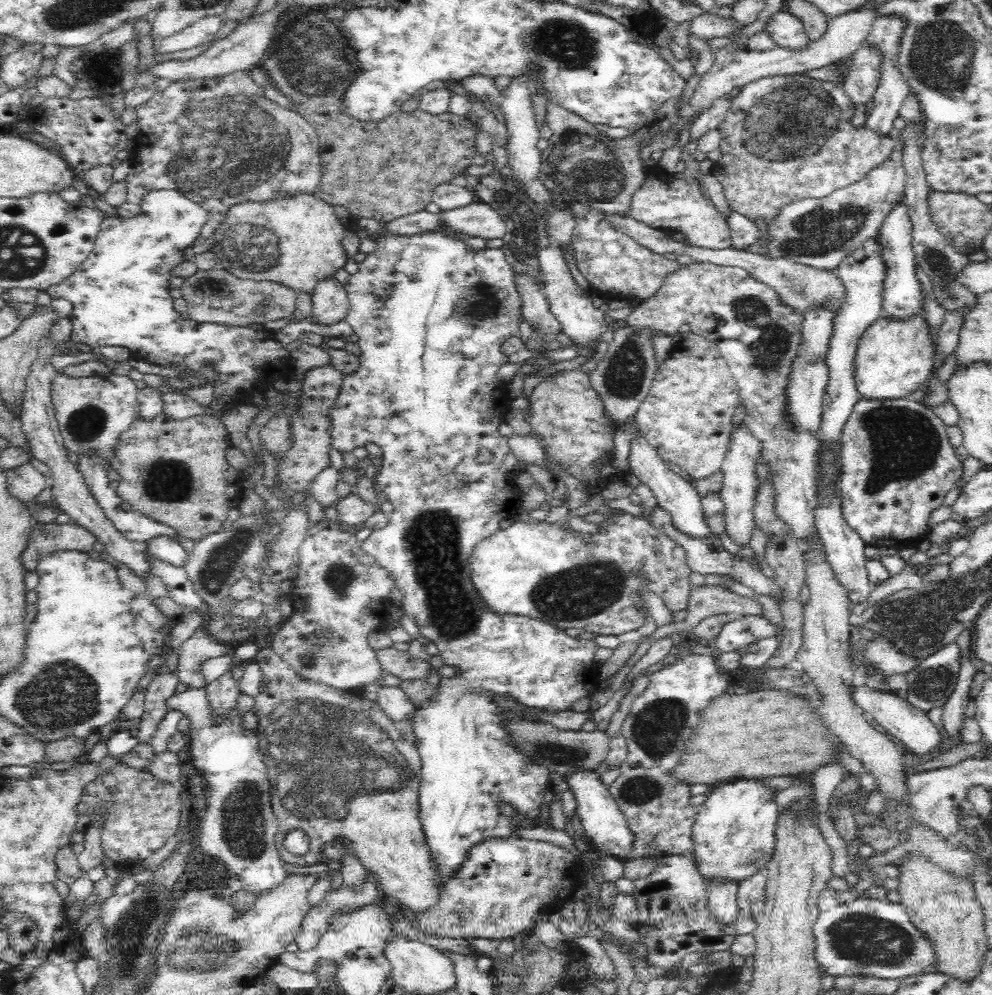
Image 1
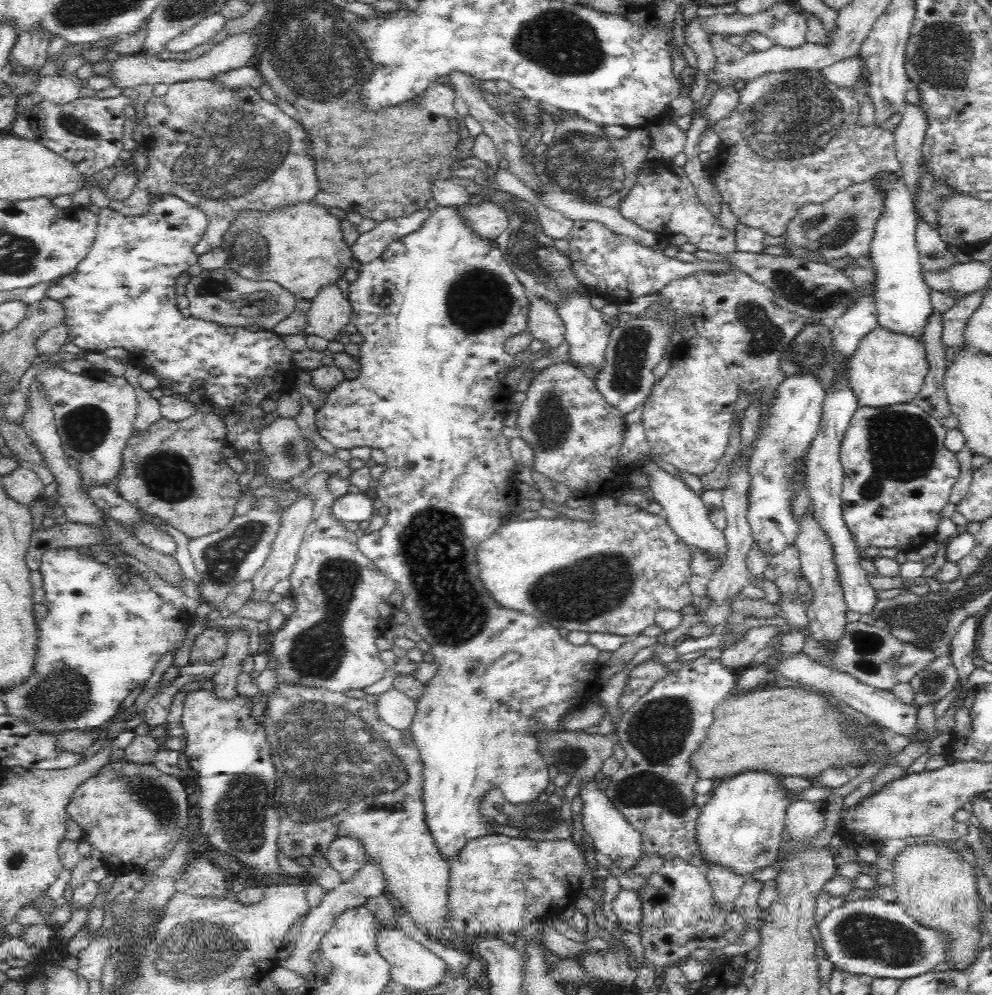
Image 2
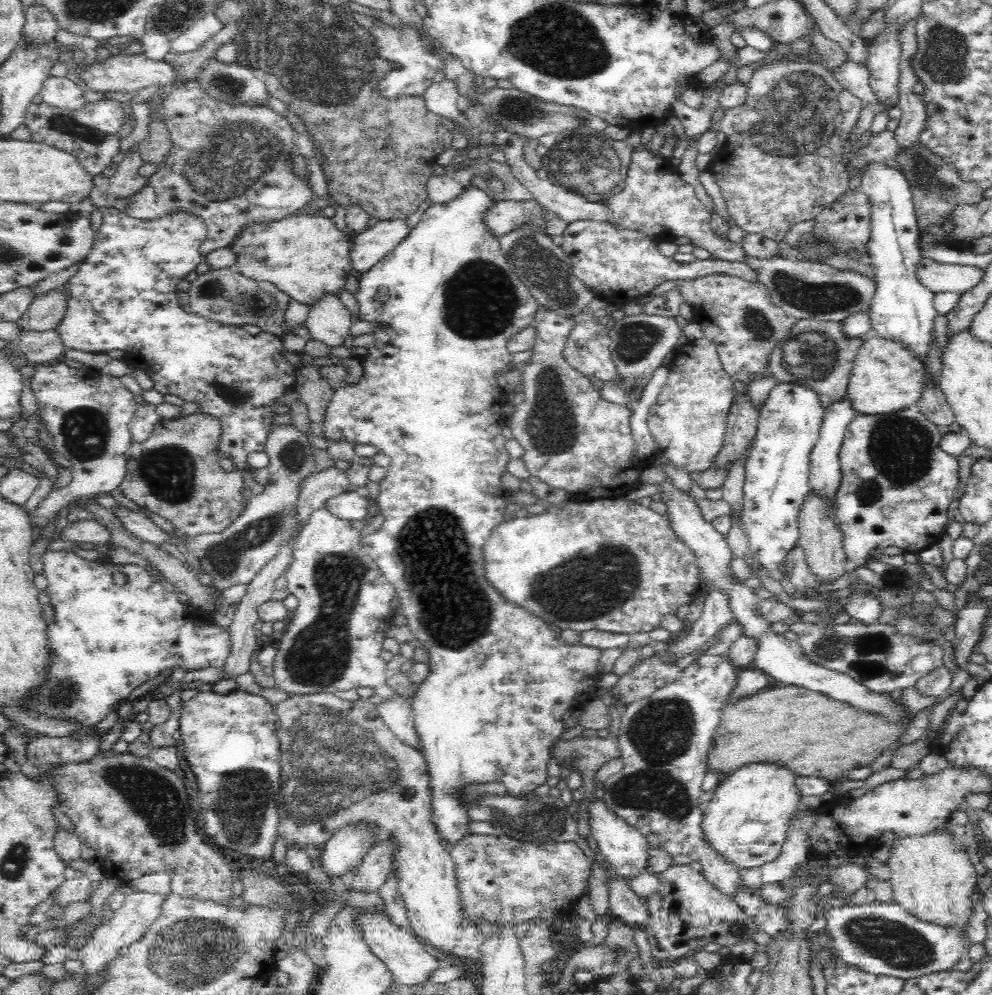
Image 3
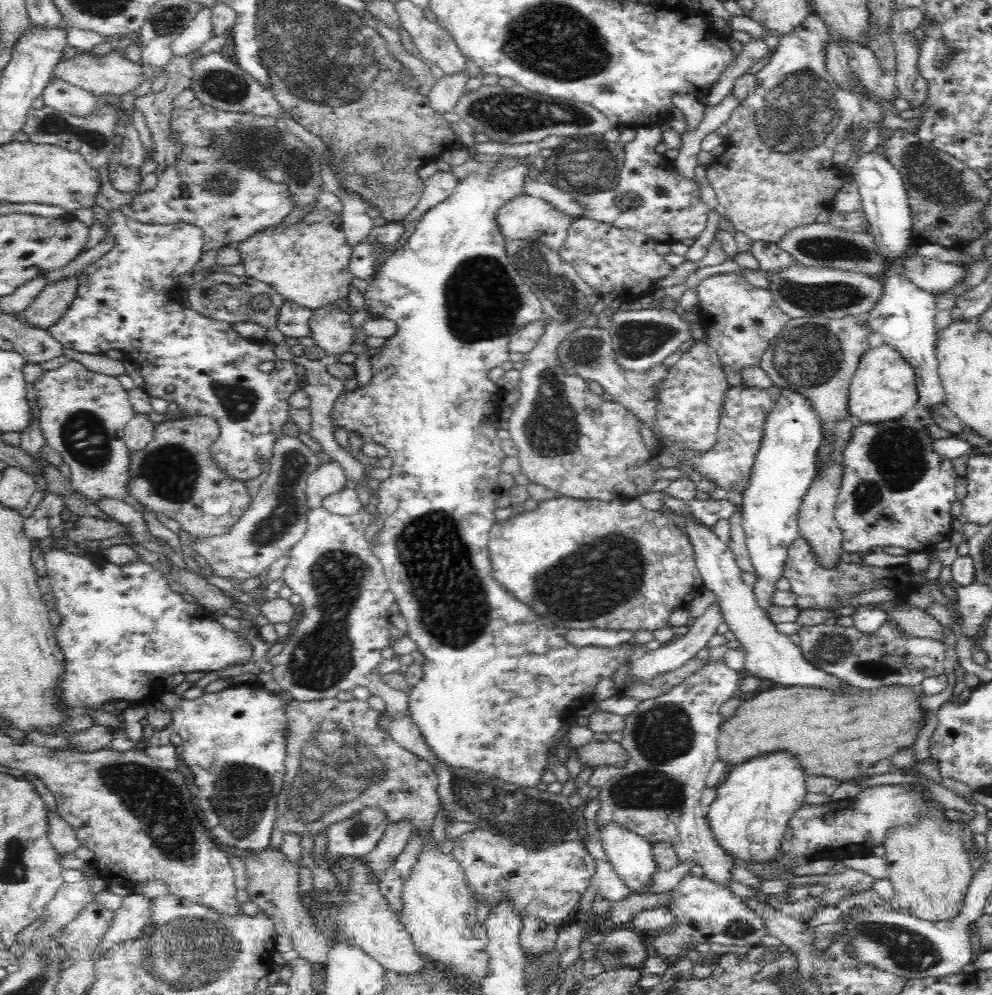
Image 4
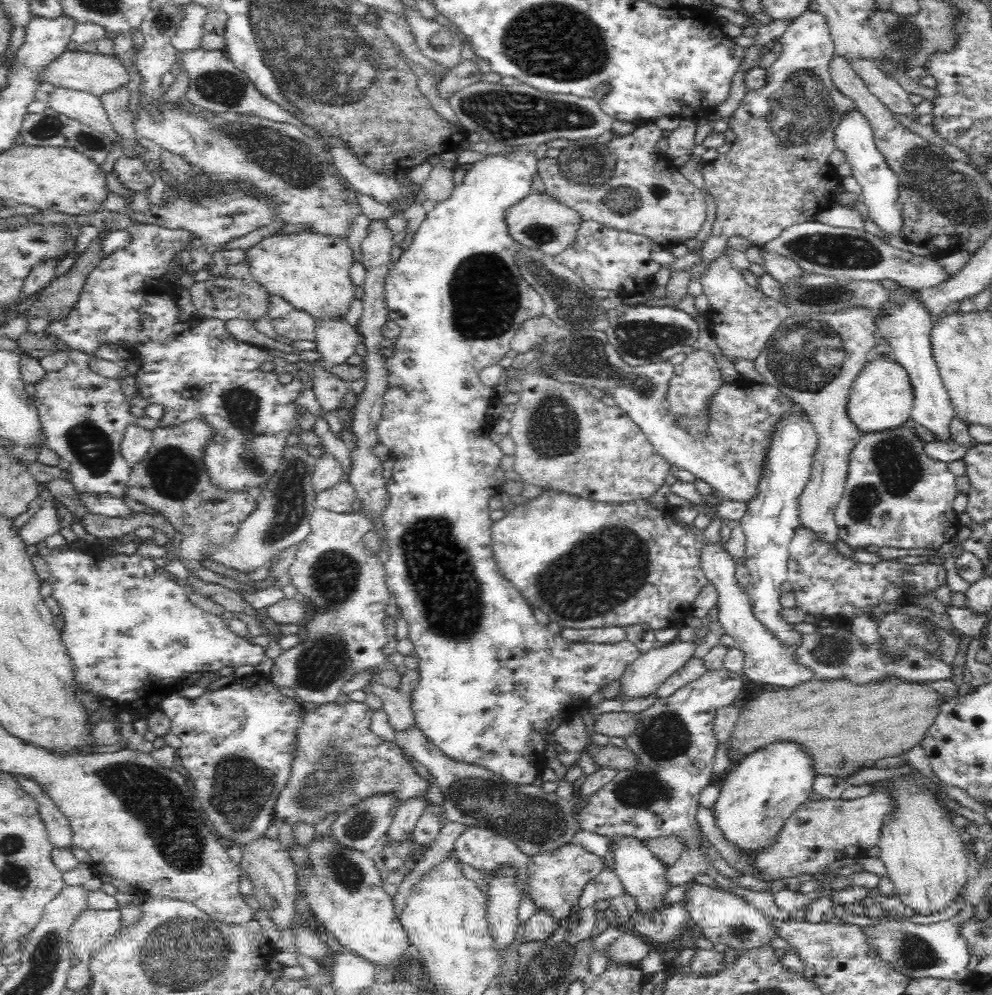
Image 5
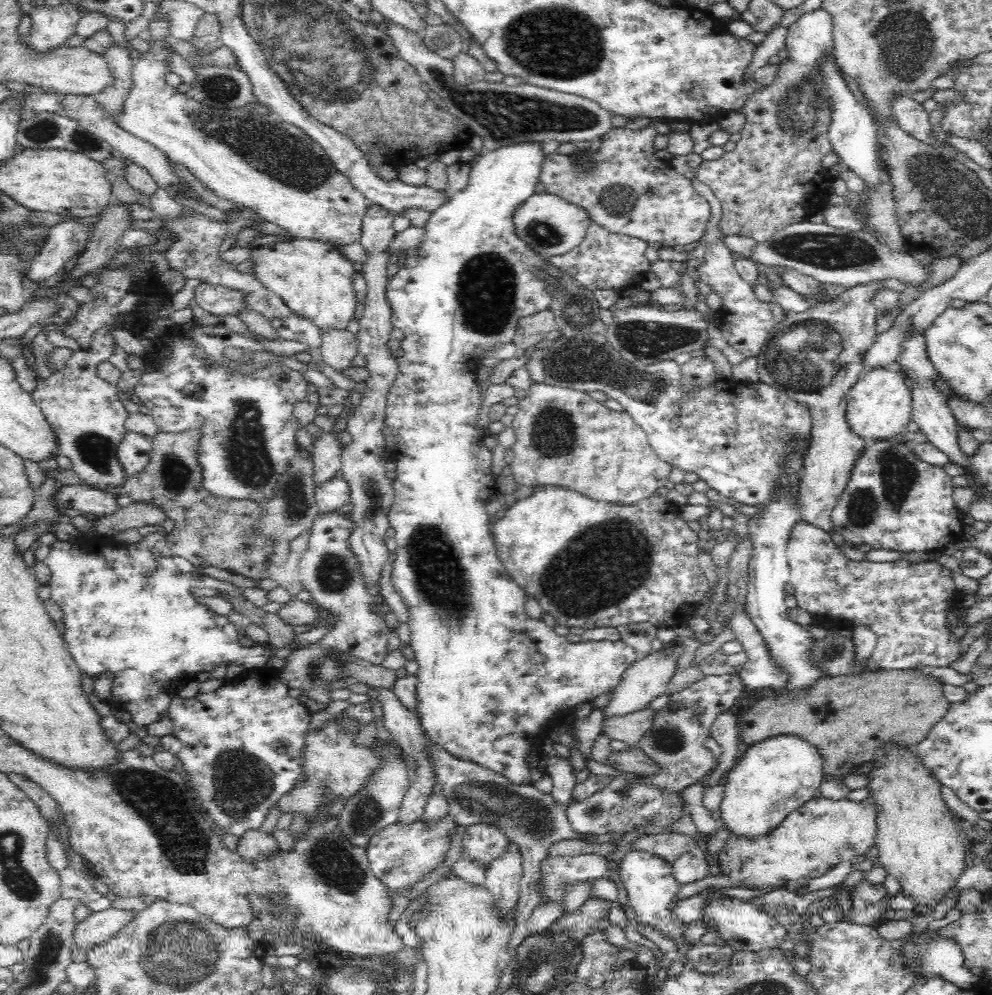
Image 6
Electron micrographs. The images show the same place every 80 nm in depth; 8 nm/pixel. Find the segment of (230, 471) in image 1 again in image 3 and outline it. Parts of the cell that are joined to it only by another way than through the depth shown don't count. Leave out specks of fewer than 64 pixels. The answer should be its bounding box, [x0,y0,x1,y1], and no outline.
[120,412,244,538]

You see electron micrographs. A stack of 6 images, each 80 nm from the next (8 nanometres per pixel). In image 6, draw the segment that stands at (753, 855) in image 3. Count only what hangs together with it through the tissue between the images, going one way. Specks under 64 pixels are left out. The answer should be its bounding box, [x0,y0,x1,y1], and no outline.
[717,736,824,842]

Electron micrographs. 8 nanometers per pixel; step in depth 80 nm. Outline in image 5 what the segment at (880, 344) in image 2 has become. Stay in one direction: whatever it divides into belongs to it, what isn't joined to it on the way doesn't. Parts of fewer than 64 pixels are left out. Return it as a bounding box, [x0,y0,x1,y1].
[847,353,914,432]

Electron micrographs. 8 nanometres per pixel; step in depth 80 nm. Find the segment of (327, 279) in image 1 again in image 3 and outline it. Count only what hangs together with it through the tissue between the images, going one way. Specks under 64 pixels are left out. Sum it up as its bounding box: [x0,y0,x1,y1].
[305,293,354,348]

